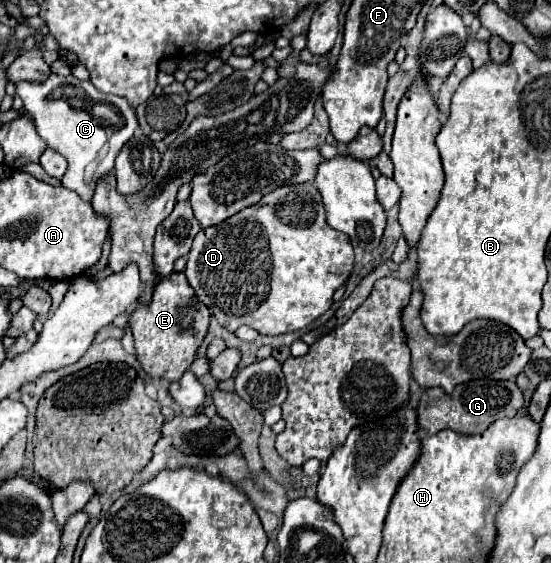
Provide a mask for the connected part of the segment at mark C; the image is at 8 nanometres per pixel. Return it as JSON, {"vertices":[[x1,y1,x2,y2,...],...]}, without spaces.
{"vertices":[[51,73,47,83,17,83,17,95,23,99,25,111,33,119,37,133,47,143,47,147,51,147,53,151,57,151,67,159,67,171,61,177,61,185,75,191,83,201,91,201,97,181,113,171,113,161,117,157,117,151,133,137,135,129,139,127,135,109,127,103,127,99,95,91,91,81,79,81,73,75,59,77]]}

